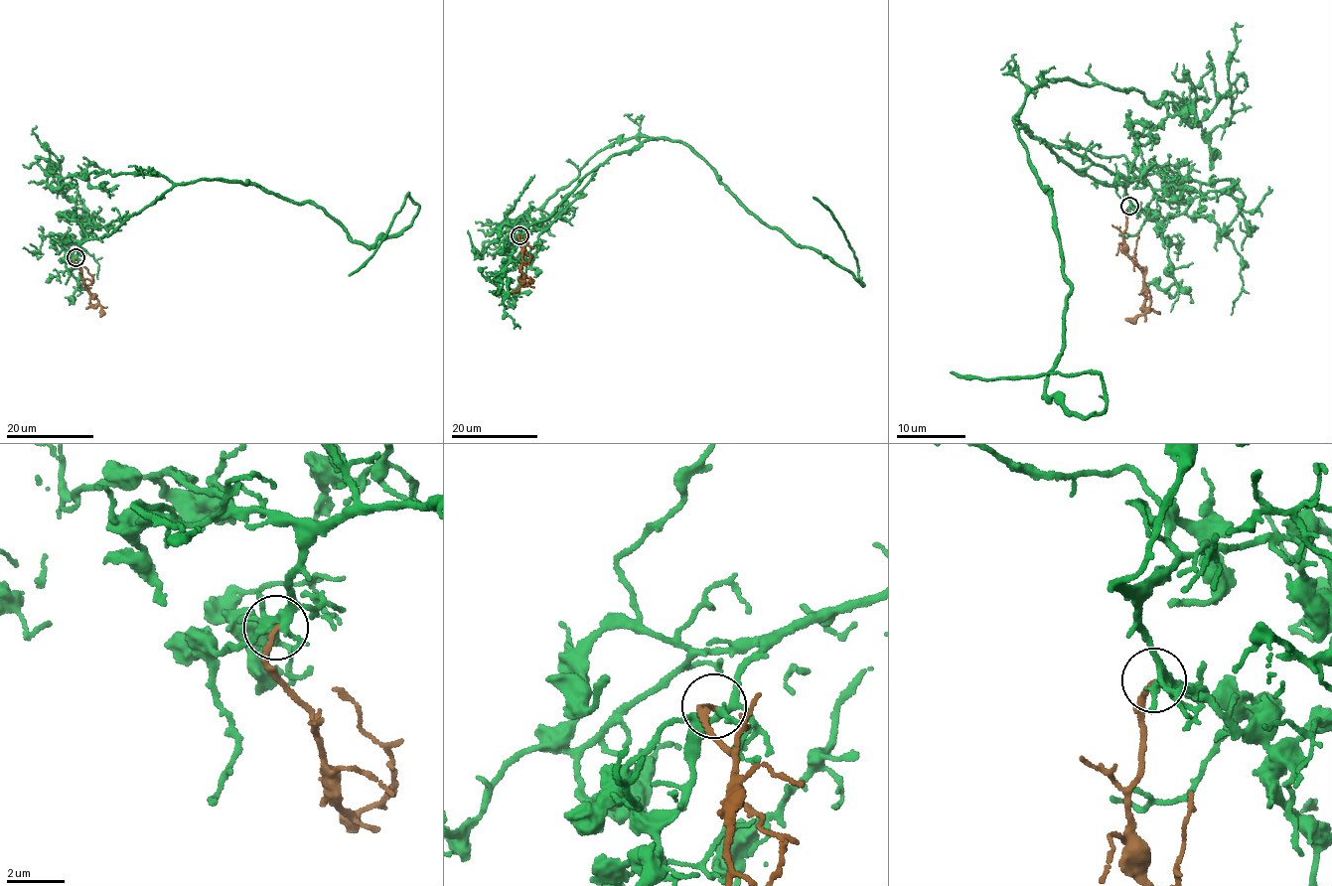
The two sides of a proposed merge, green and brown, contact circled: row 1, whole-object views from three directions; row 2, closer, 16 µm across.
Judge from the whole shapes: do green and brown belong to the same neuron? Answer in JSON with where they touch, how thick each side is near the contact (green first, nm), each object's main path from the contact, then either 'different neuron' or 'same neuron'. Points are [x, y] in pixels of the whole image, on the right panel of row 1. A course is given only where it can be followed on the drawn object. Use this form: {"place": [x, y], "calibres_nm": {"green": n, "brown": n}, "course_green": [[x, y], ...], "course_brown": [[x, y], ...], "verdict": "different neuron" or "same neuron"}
{"place": [1129, 206], "calibres_nm": {"green": 200, "brown": 170}, "course_green": [[1128, 206], [1014, 116], [1071, 290], [1045, 395], [1105, 409], [1098, 373], [950, 372]], "course_brown": [[1128, 206], [1123, 234], [1124, 251], [1142, 273], [1149, 307], [1160, 313]], "verdict": "same neuron"}

